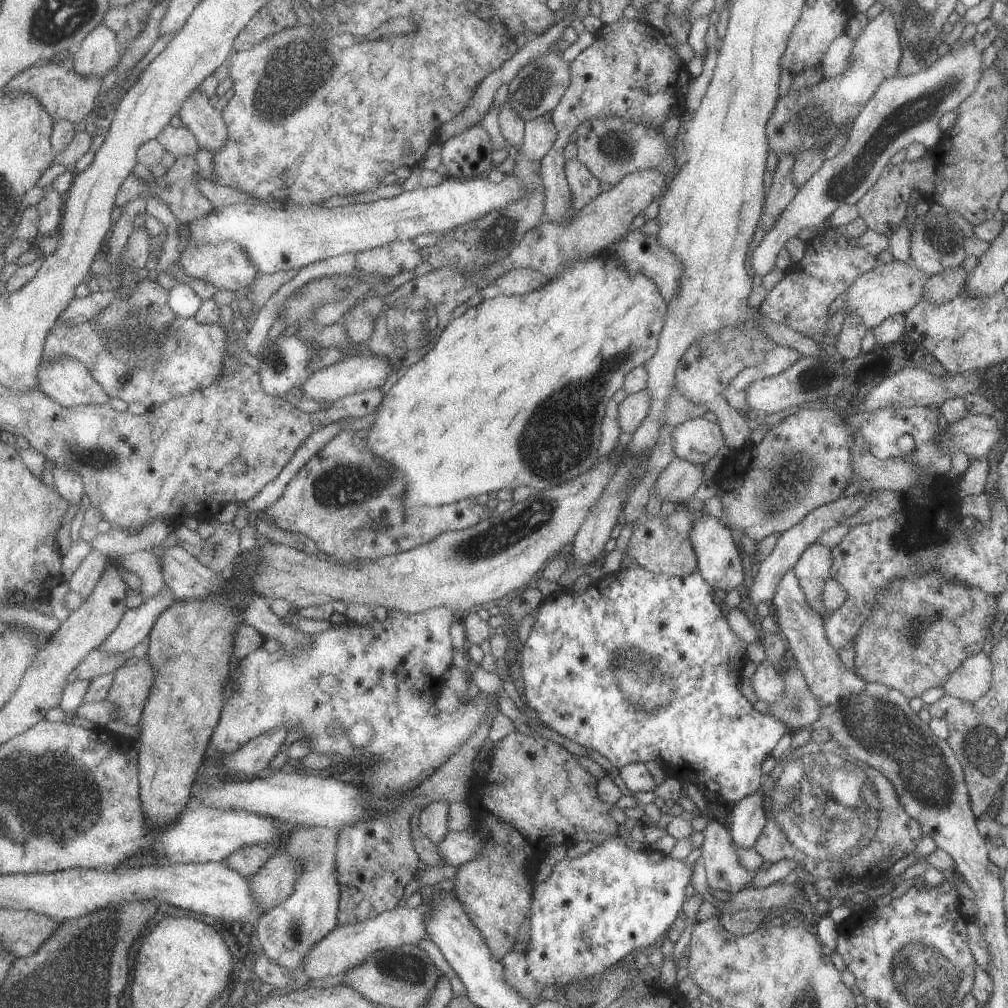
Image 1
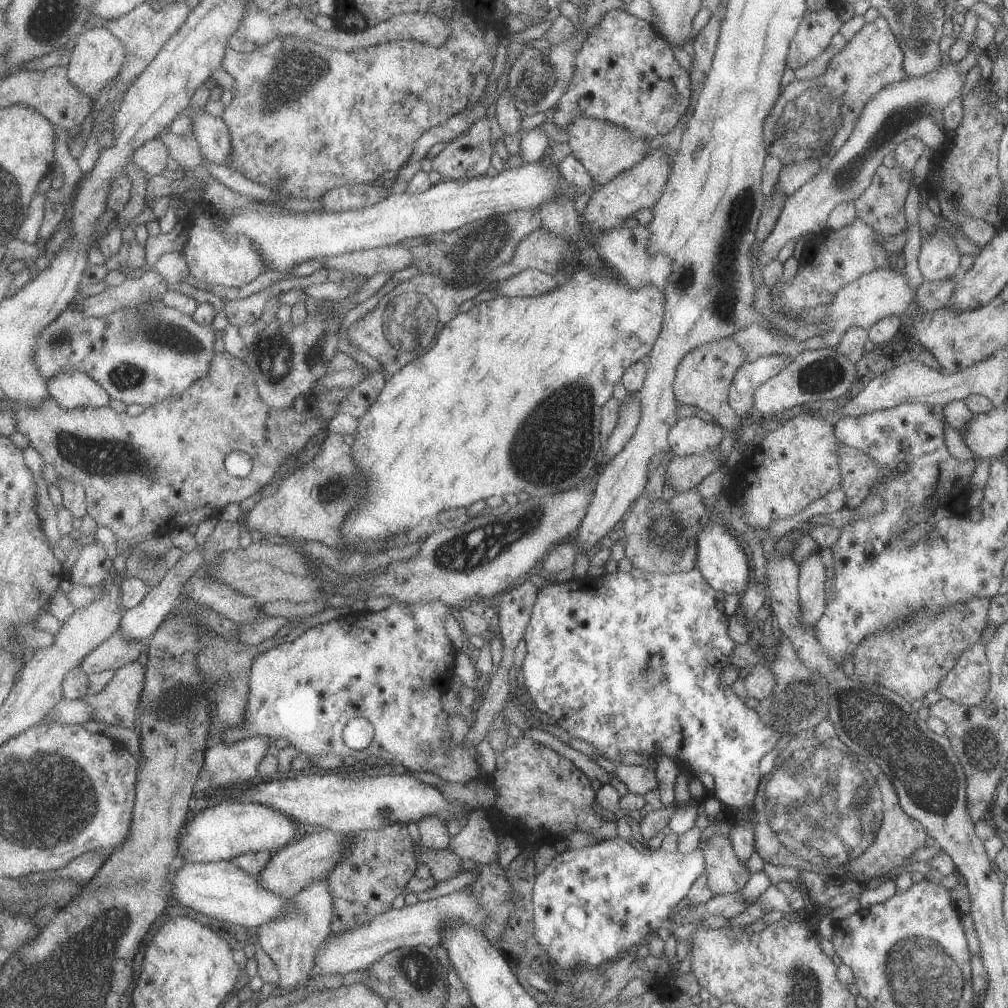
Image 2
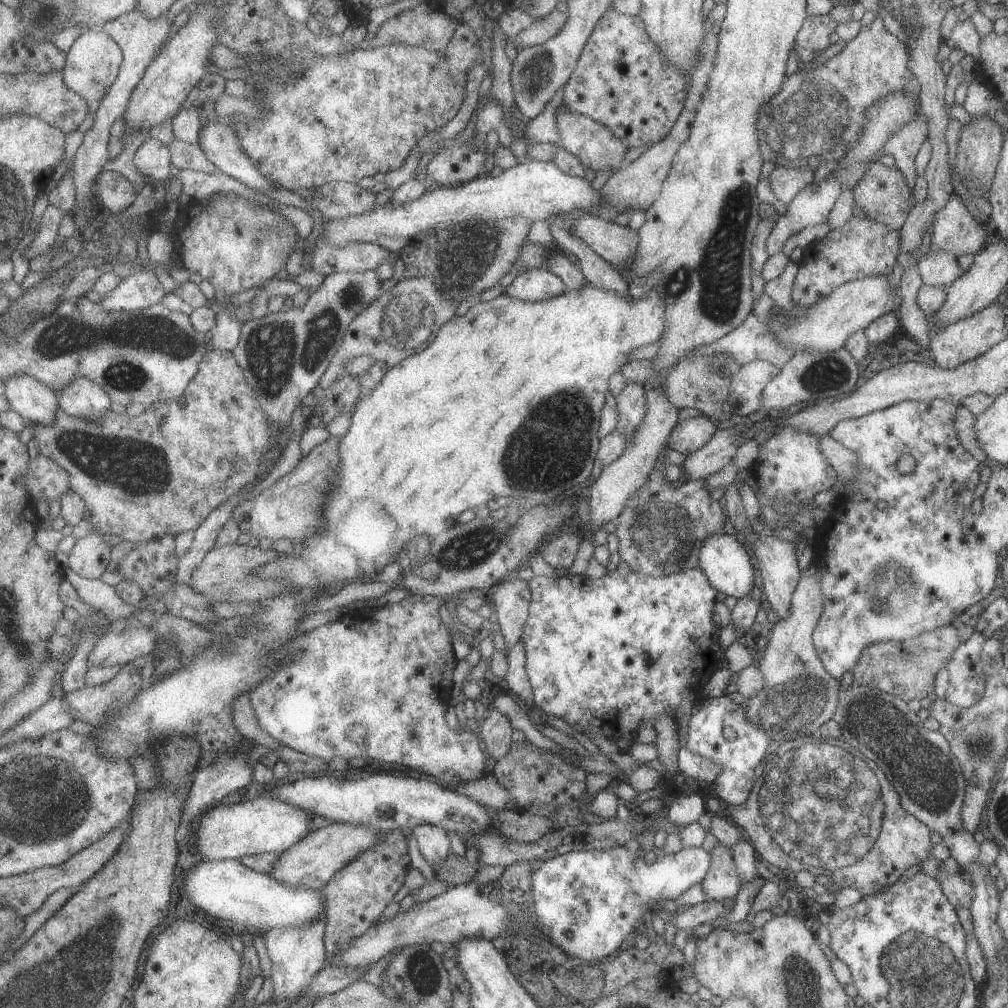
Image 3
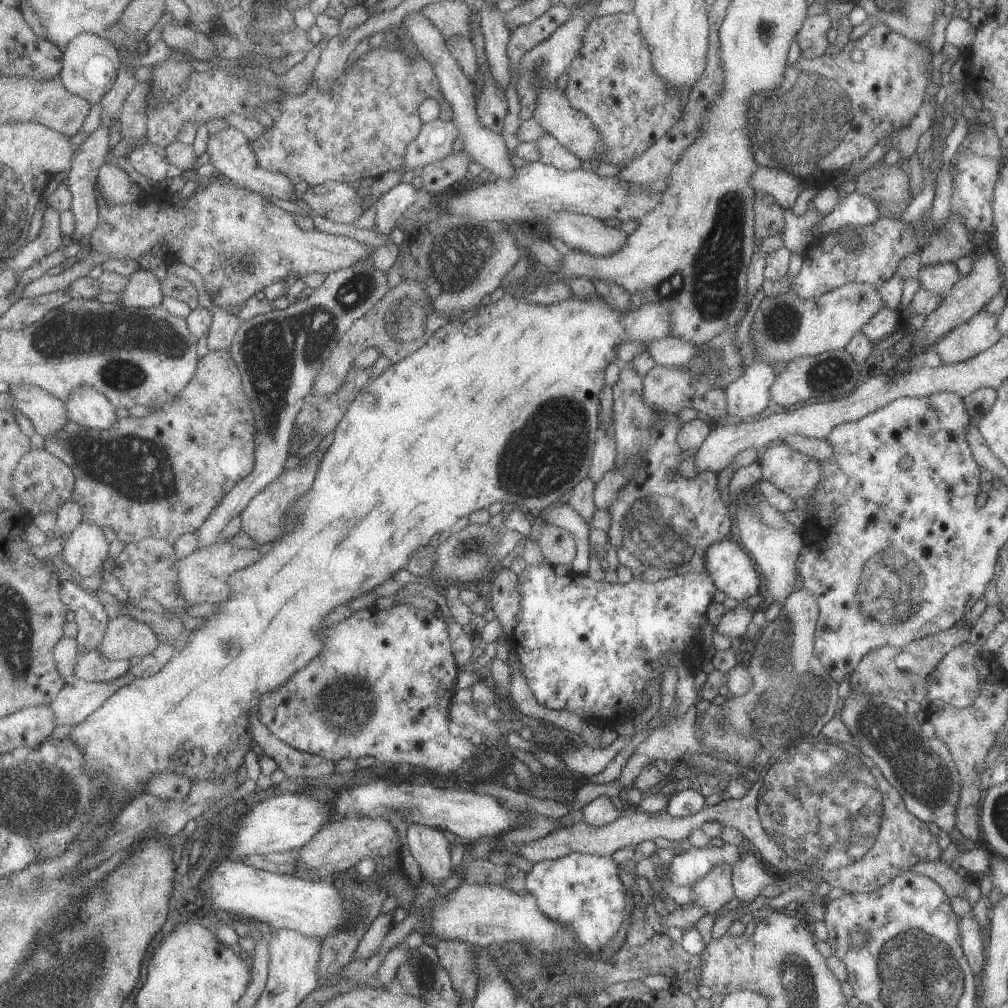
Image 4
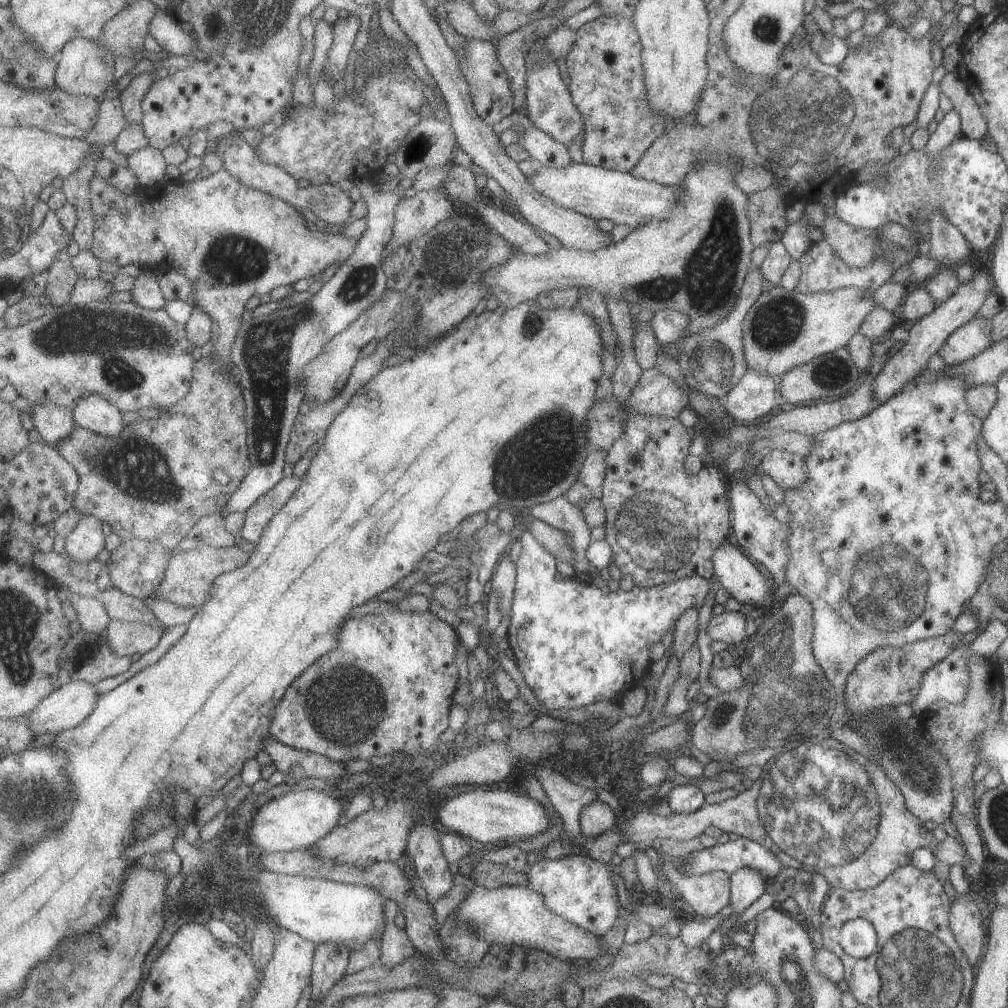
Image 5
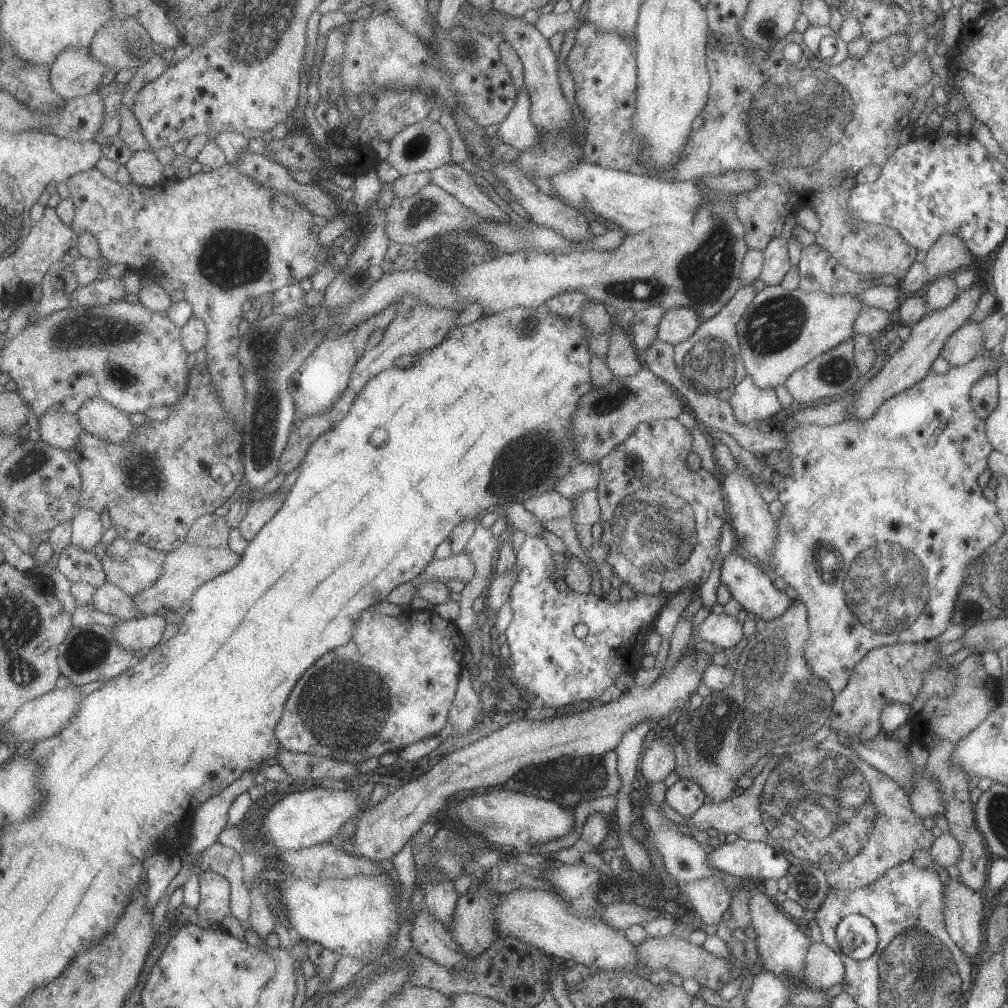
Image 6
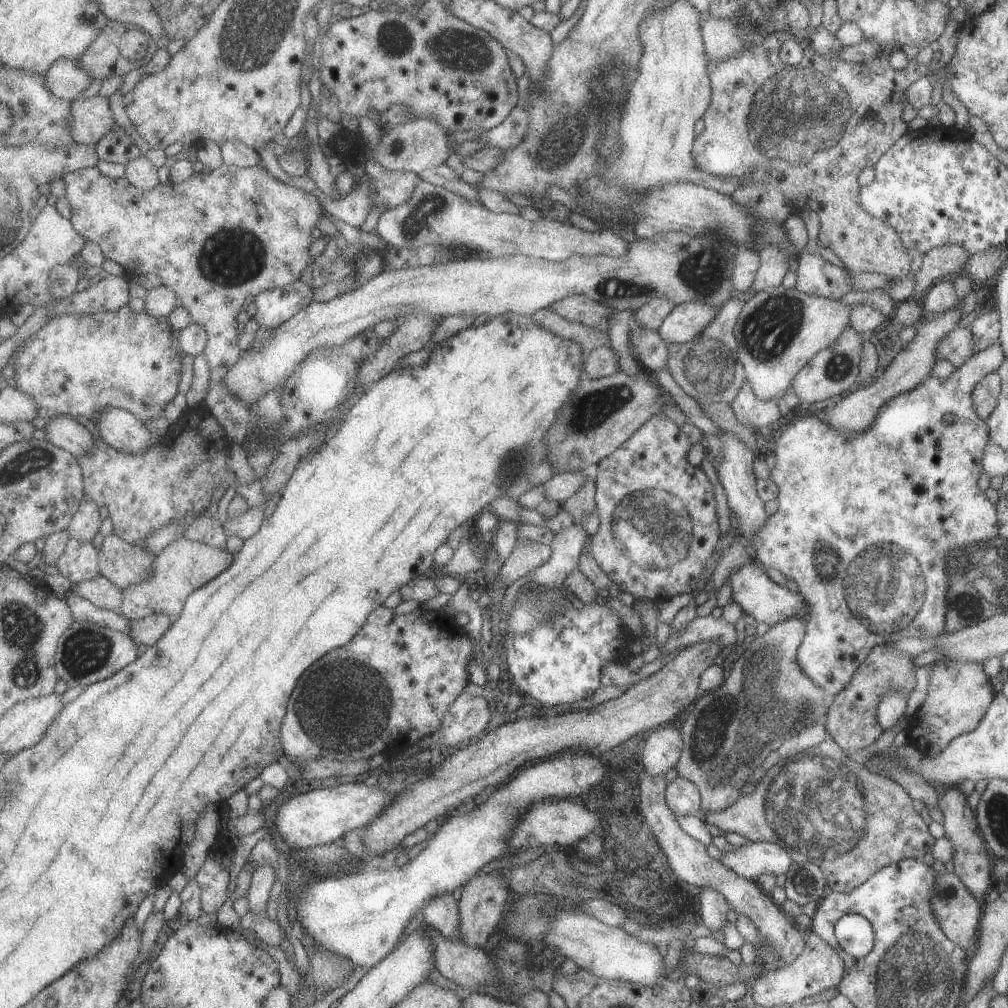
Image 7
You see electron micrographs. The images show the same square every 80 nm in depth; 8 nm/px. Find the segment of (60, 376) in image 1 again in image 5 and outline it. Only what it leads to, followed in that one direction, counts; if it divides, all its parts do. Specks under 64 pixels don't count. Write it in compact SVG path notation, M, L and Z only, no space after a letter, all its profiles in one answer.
M99 393L90 394L79 400L73 410L76 424L100 435L114 437L126 429L123 411Z

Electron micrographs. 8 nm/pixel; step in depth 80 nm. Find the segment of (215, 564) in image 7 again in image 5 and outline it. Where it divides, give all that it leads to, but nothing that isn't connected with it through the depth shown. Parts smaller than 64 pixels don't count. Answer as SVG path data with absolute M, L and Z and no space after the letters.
M203 546L202 548L175 552L171 558L165 581L159 588L160 592L149 599L162 599L179 607L201 607L212 596L215 580L223 574L245 567L251 554L236 547Z

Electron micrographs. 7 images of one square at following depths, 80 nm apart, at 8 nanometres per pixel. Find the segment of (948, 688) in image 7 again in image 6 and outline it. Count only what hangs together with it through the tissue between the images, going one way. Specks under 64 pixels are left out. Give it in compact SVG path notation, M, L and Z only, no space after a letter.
M971 653L957 666L956 689L954 693L947 698L931 697L923 708L908 719L912 730L912 741L918 742L921 746L927 748L928 757L926 759L926 768L938 780L939 788L944 802L944 817L948 822L948 832L960 844L960 857L956 862L959 870L959 878L967 888L974 891L980 891L987 878L987 854L984 846L984 840L979 829L975 826L974 805L969 801L969 786L967 785L968 774L961 768L952 765L951 755L956 743L964 736L967 736L987 715L993 710L1001 700L1000 682L997 678L987 674L981 661L981 654Z

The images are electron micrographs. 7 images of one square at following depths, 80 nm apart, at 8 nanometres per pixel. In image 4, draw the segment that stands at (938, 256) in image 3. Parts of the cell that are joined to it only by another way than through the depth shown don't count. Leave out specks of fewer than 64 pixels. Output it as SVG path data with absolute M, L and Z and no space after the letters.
M943 262L920 268L917 280L929 294L942 297L959 278L955 265L952 262Z

